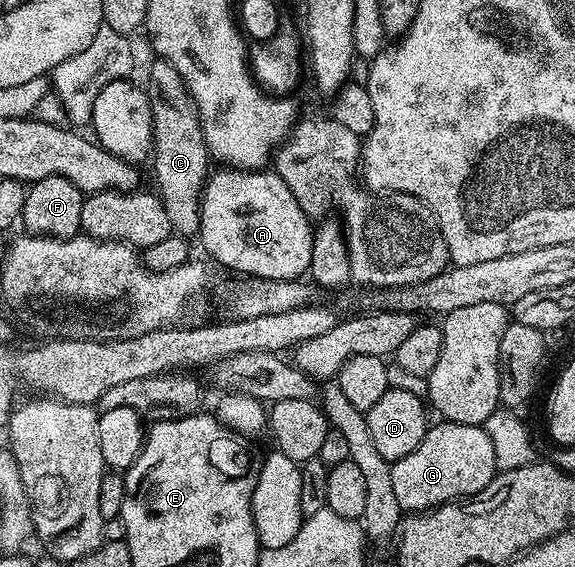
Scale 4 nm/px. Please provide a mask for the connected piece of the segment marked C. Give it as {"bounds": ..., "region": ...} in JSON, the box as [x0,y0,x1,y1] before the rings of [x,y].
{"bounds":[148,57,212,236],"region":[[[155,57],[153,61],[148,93],[154,125],[152,162],[154,158],[154,178],[158,181],[156,190],[164,204],[164,212],[168,212],[171,231],[194,236],[202,228],[202,187],[206,185],[208,177],[206,165],[212,162],[212,158],[206,148],[198,106],[180,72],[176,72],[170,62],[160,57]]]}

